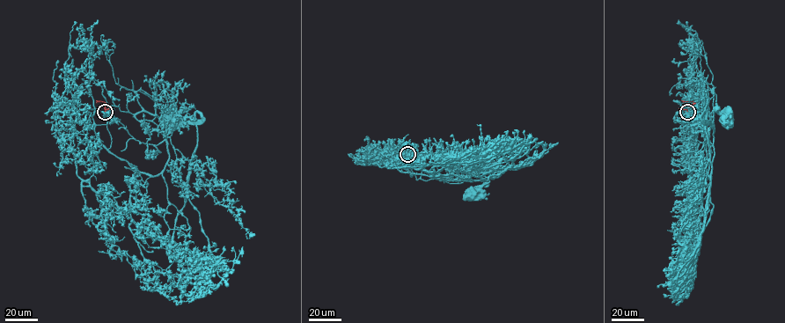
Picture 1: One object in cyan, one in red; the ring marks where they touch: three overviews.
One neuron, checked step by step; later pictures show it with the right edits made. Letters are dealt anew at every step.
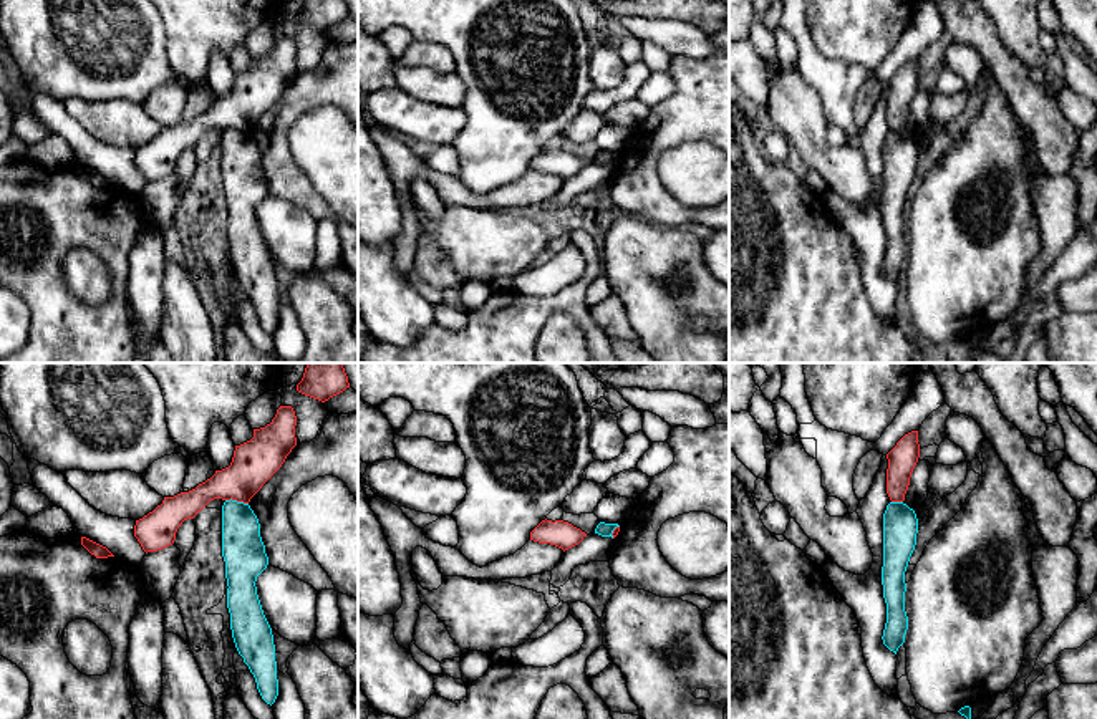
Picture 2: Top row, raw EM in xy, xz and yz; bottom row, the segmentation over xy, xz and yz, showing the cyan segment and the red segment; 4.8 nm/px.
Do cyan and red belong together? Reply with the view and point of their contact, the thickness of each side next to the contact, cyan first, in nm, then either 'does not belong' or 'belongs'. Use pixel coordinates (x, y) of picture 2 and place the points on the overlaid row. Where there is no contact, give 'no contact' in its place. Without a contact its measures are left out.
meets cyan in xy at (236, 501); 200 nm thick on the cyan side, 220 nm on the other; does not belong

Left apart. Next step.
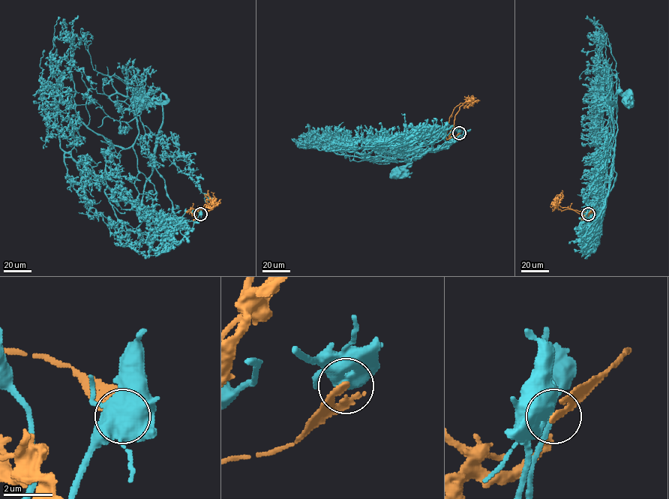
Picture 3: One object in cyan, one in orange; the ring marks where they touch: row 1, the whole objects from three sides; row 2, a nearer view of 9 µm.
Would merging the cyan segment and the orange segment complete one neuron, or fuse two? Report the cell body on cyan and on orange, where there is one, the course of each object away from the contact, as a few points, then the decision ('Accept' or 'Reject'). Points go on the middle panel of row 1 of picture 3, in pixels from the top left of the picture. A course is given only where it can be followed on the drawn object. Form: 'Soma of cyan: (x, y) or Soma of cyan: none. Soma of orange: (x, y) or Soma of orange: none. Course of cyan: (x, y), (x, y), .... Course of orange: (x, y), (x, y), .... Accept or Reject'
Soma of cyan: (399, 173). Soma of orange: none. Course of cyan: (459, 132), (452, 130), (435, 142), (410, 151), (413, 154), (391, 159), (407, 162), (400, 173). Course of orange: (459, 133), (447, 139), (445, 136), (454, 109), (464, 102), (455, 115), (450, 136). Reject

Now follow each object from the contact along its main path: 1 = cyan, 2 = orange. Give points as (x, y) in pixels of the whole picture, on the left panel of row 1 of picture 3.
1: (200, 214), (168, 220), (152, 207), (157, 191), (138, 169), (133, 148), (138, 106), (148, 91), (141, 97)
2: (200, 214), (190, 209), (187, 212), (191, 209), (202, 209), (205, 204), (196, 209), (193, 216), (191, 207)

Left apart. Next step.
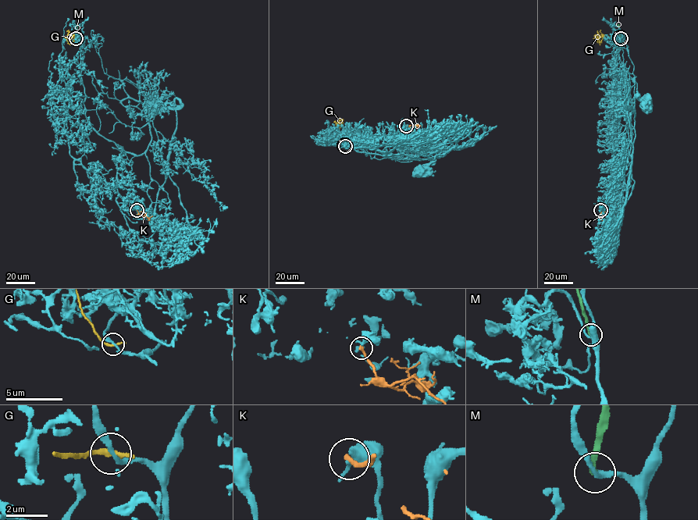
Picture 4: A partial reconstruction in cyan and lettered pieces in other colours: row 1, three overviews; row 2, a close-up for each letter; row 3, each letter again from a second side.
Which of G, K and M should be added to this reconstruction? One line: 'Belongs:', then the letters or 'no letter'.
Belongs: M

